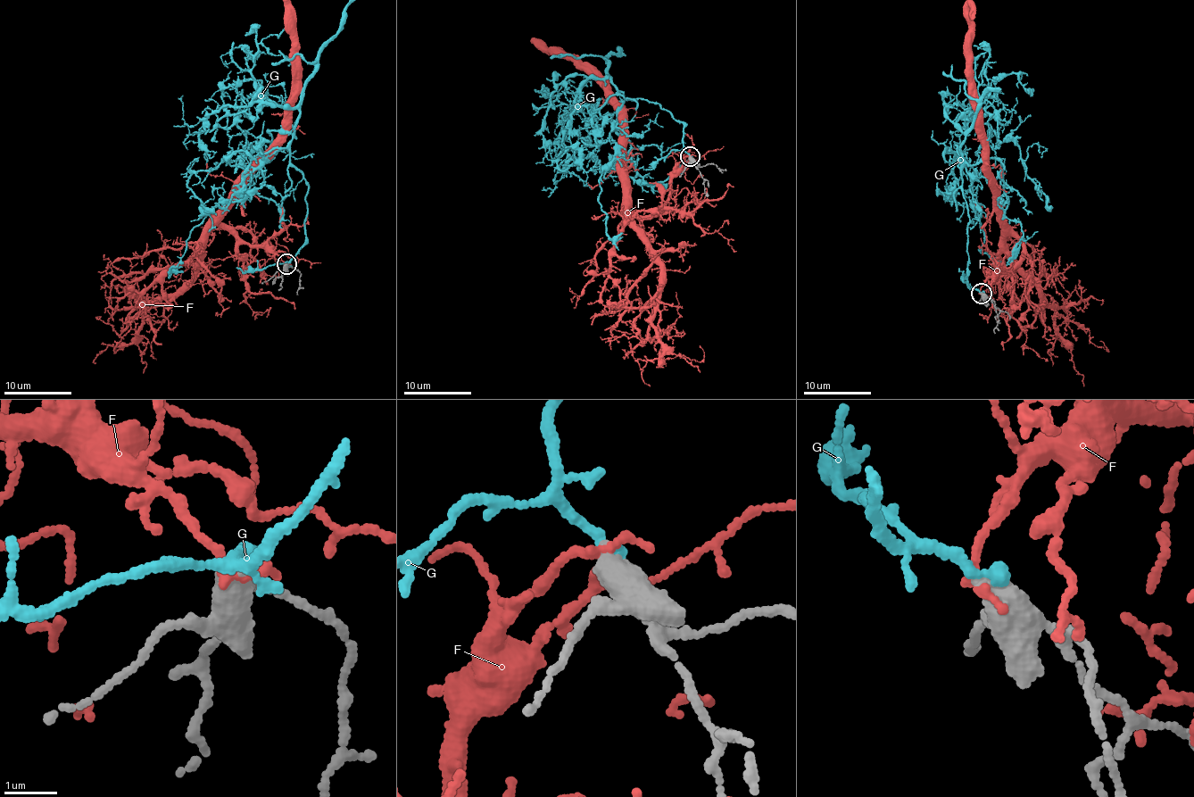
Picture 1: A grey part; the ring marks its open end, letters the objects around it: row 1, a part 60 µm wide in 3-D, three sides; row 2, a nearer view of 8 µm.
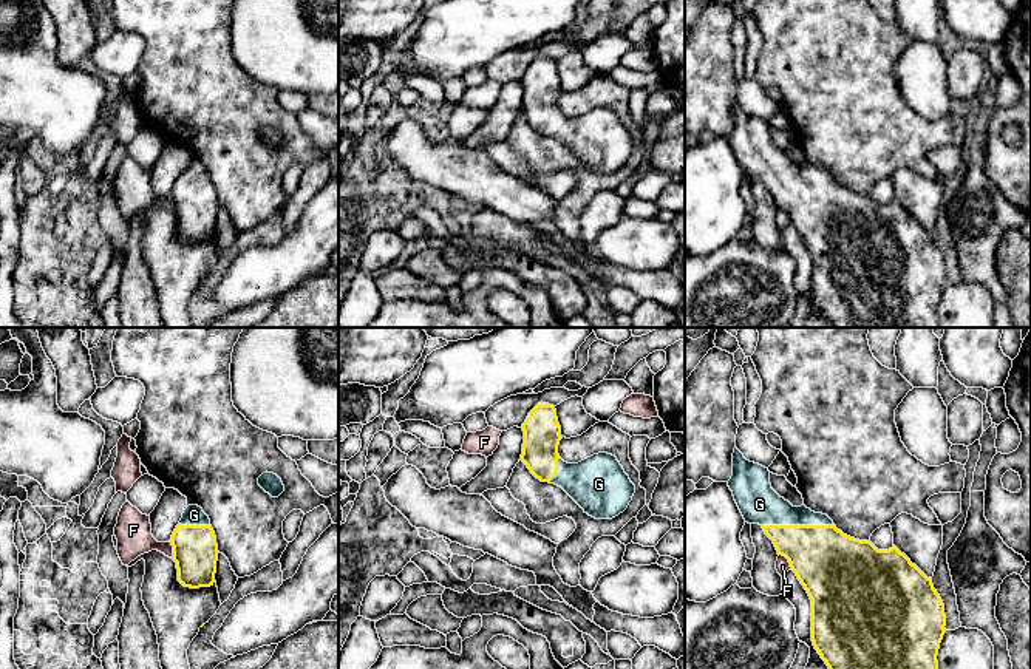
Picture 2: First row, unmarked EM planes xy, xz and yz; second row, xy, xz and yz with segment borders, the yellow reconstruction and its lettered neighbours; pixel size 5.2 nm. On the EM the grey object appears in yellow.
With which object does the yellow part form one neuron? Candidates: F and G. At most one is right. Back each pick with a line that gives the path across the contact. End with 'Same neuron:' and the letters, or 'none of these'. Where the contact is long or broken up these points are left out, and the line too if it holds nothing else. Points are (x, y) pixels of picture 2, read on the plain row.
Same neuron: G

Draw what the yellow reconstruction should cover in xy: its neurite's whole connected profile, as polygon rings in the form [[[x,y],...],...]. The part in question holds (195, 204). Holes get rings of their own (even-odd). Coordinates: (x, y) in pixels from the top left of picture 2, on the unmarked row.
[[[189,159],[172,193],[178,235],[184,241],[210,241],[215,236],[218,198],[209,170],[198,159]]]

